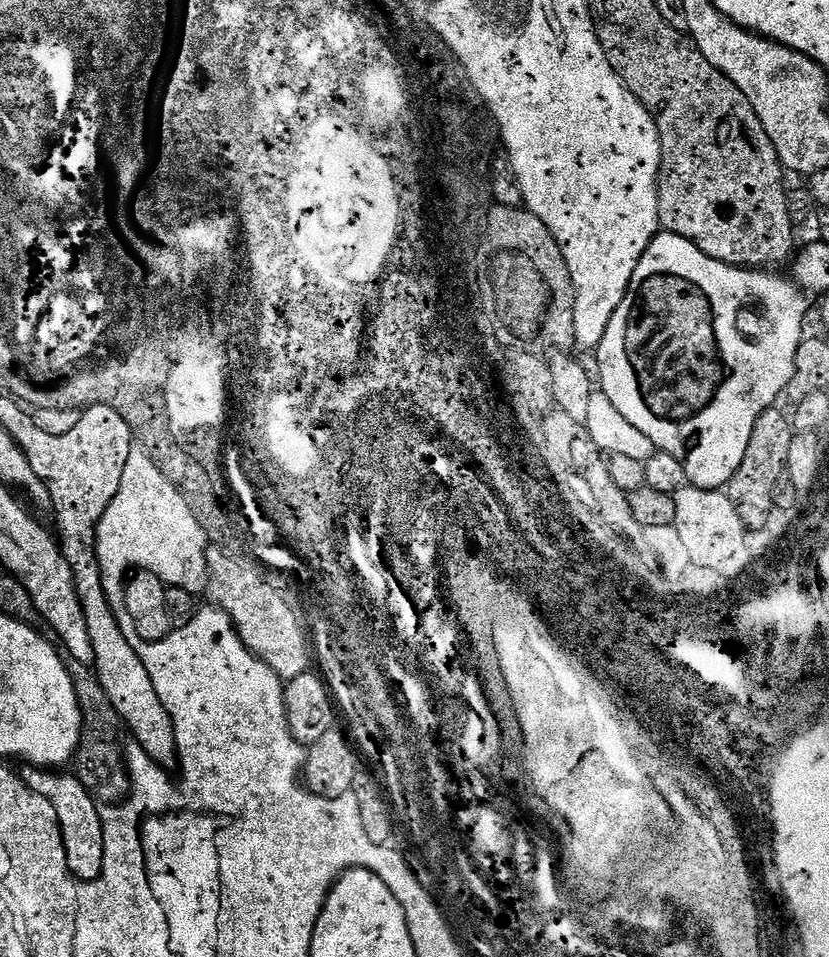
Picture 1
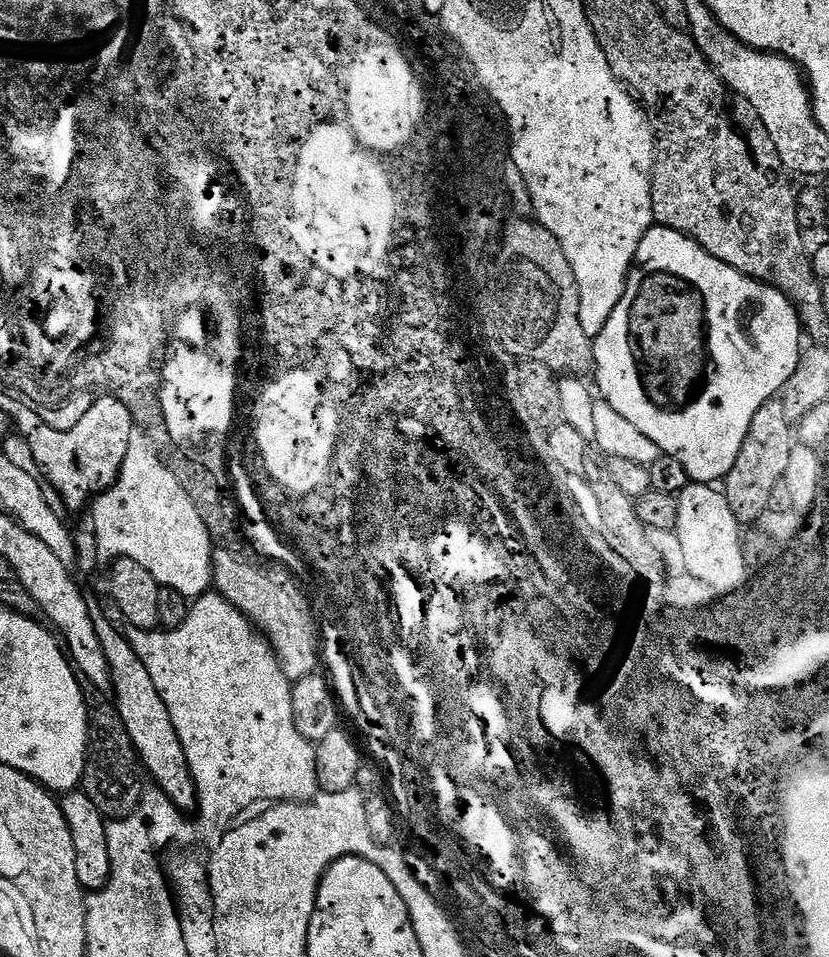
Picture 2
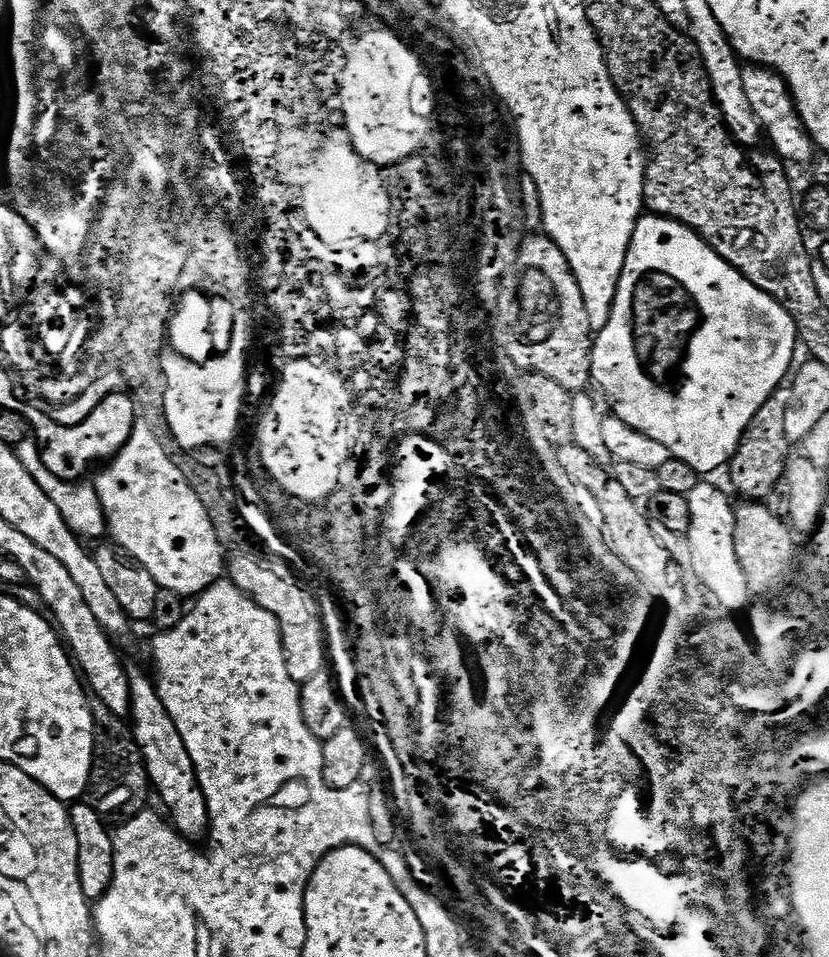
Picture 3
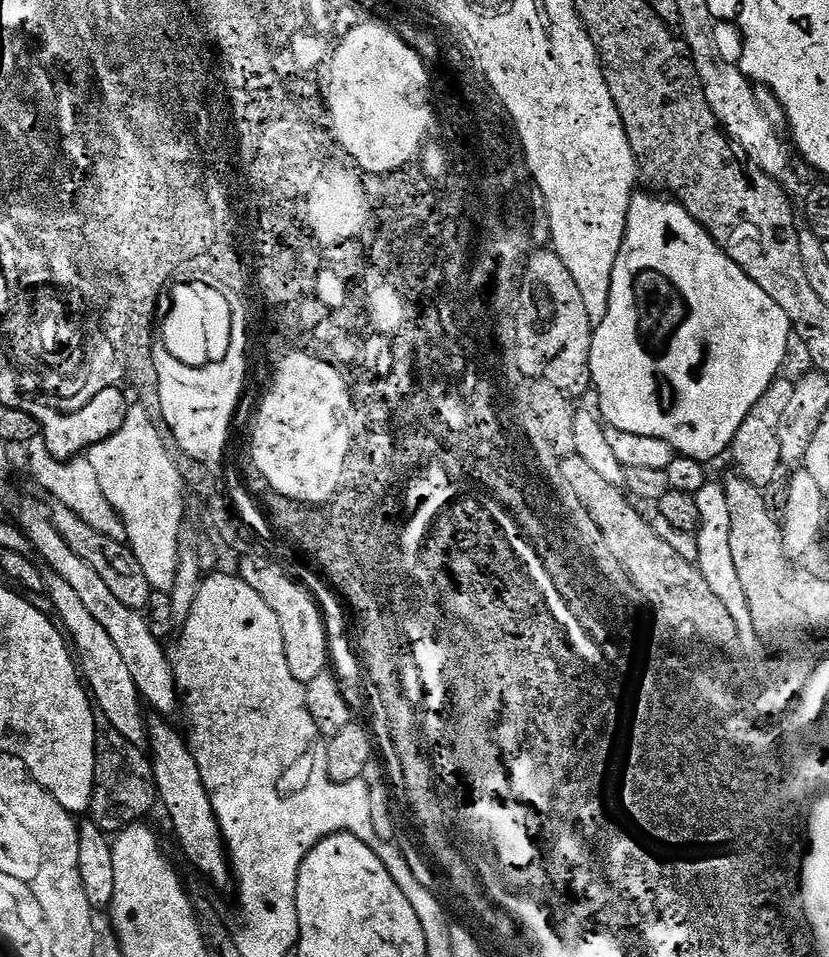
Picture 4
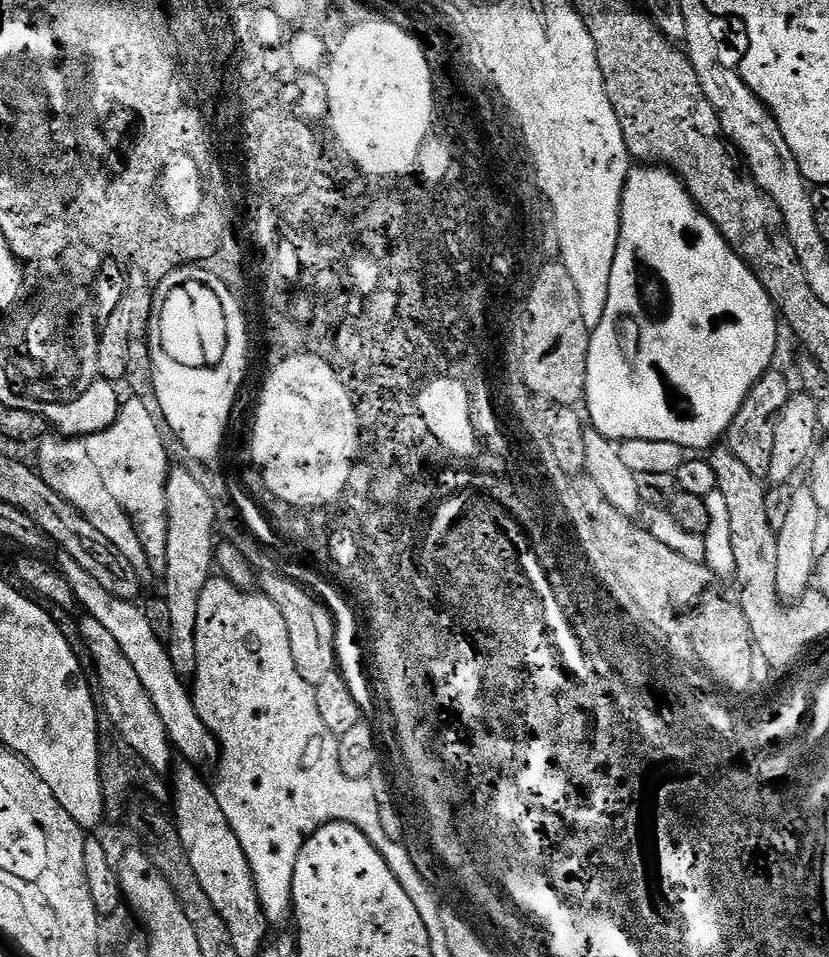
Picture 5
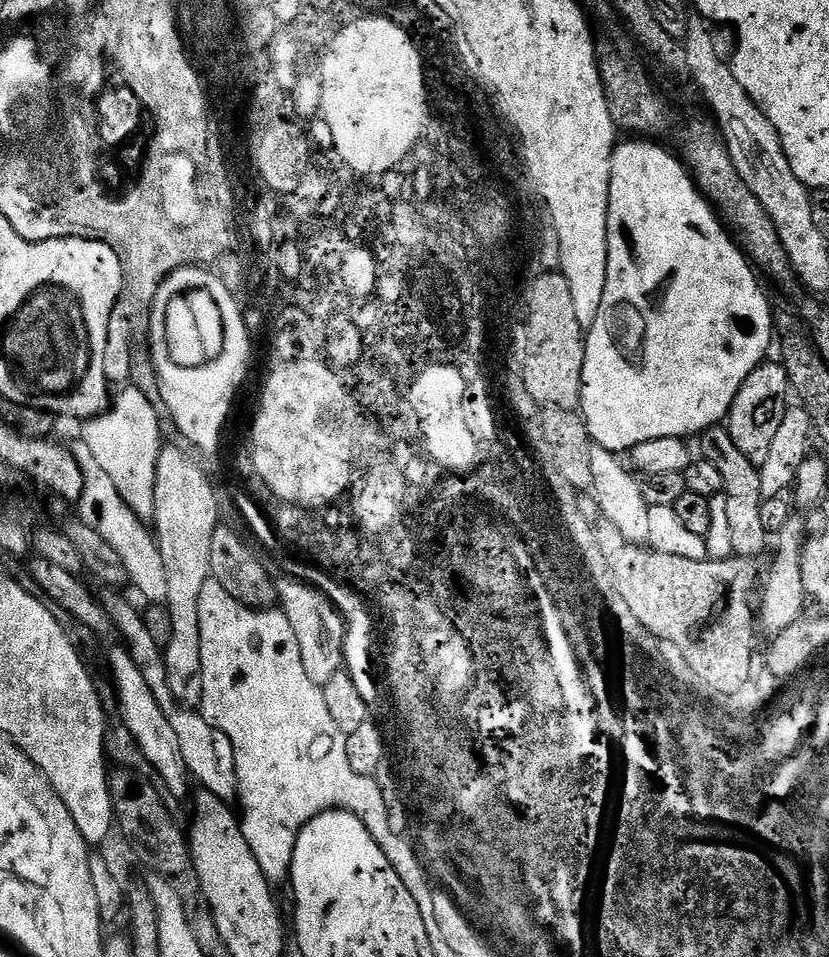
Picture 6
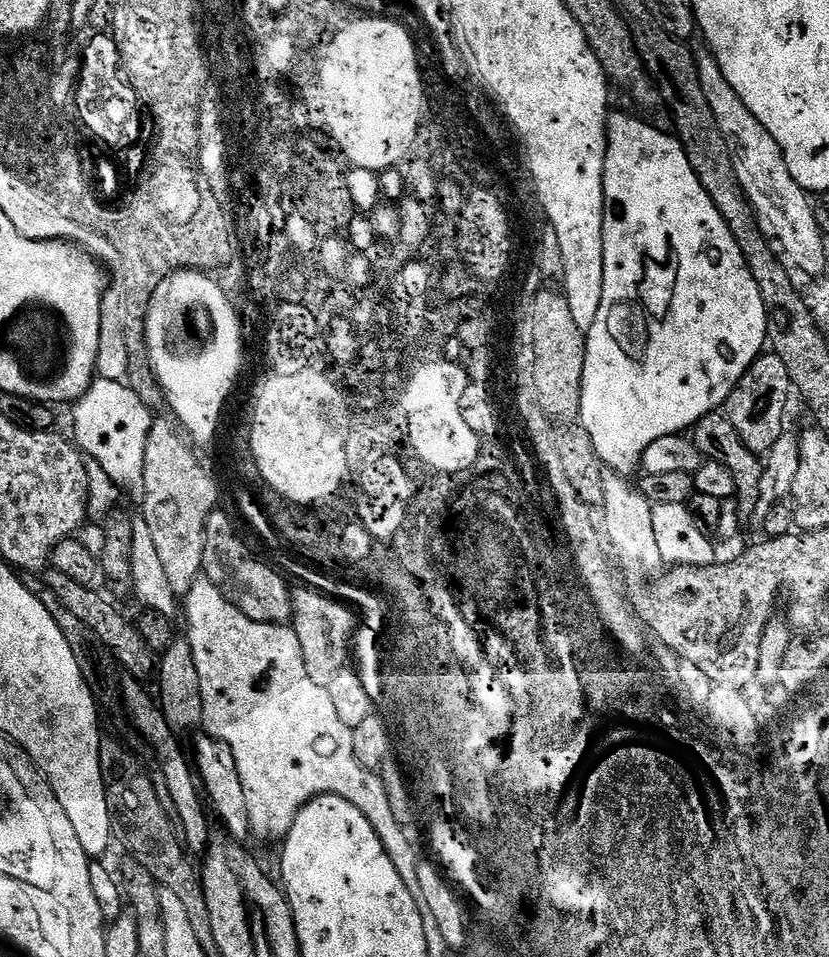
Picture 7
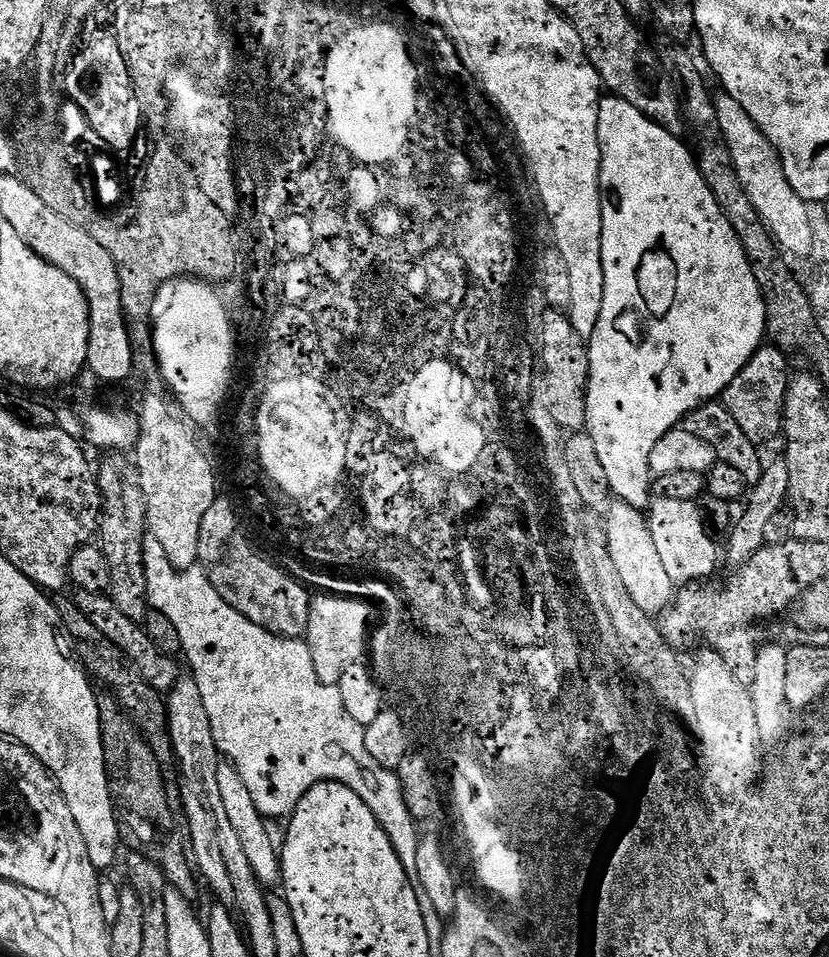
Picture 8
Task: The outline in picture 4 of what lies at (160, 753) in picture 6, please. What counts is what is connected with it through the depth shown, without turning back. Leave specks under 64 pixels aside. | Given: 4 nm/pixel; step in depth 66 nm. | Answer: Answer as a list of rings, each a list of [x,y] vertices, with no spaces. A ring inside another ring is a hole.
[[[55,574],[49,575],[46,580],[46,595],[52,600],[52,612],[60,615],[59,623],[78,657],[78,668],[82,673],[82,679],[95,707],[102,714],[106,714],[108,728],[134,742],[134,746],[144,748],[149,743],[149,717],[144,716],[146,705],[140,697],[138,686],[134,686],[134,678],[122,659],[122,653],[114,647],[110,634],[106,634],[106,629],[91,616],[90,610],[86,610],[86,605],[80,601],[78,594],[65,579]]]

